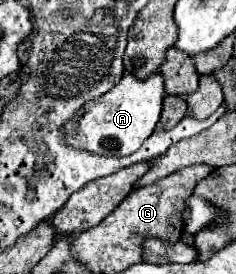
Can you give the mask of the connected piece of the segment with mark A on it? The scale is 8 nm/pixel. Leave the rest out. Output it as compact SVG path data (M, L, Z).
M124 74L110 92L84 104L76 116L64 124L64 144L98 156L128 156L136 152L154 132L162 110L162 98L164 82L160 74L152 74L148 80L138 80L132 74Z

